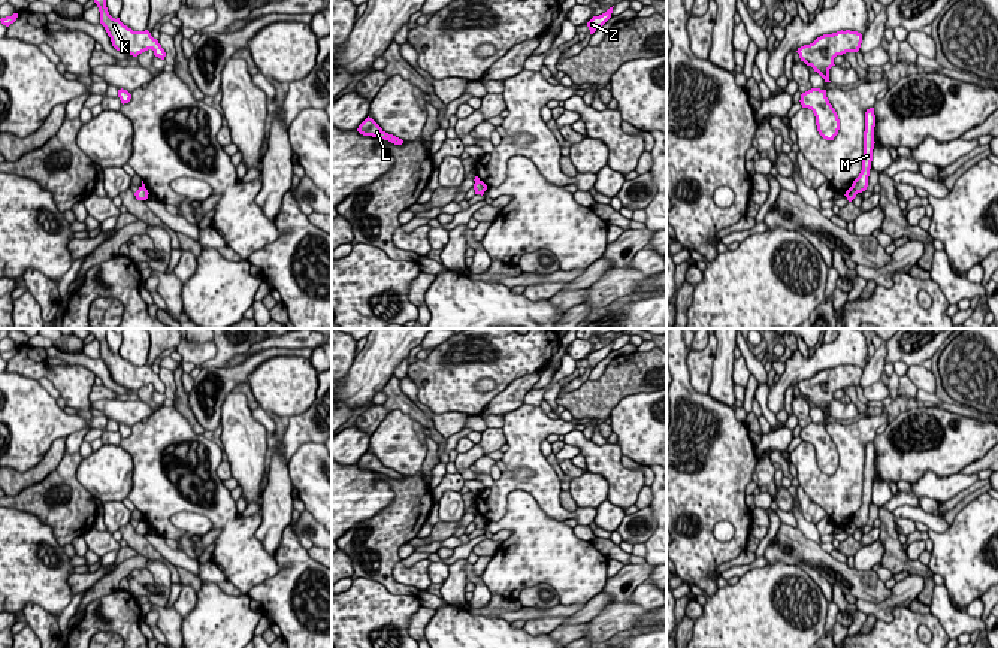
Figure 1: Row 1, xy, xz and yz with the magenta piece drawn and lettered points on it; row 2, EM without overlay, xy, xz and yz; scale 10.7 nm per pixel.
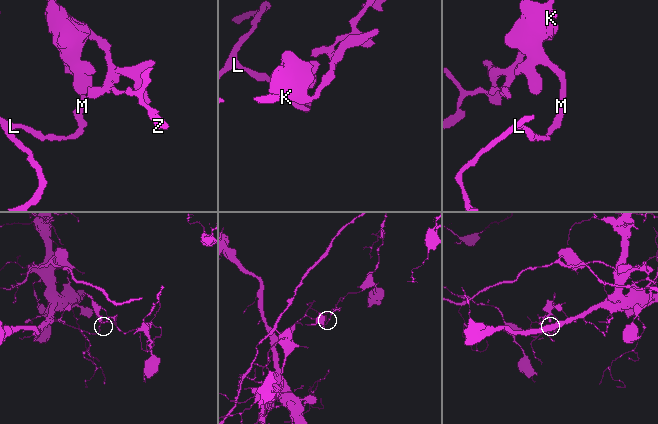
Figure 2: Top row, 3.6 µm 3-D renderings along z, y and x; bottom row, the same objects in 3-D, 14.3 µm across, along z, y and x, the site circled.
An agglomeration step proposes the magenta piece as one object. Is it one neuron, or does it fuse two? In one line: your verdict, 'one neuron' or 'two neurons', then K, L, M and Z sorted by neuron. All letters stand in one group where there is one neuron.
two neurons; groups K M Z / L

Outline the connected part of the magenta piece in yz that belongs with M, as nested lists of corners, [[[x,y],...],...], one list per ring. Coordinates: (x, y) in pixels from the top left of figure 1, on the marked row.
[[[870,108],[865,112],[862,170],[852,184],[856,193],[862,193],[868,187],[868,176],[870,176],[870,169],[871,169],[871,161],[873,161],[873,149],[875,143],[874,142],[874,127],[875,127],[874,108]]]

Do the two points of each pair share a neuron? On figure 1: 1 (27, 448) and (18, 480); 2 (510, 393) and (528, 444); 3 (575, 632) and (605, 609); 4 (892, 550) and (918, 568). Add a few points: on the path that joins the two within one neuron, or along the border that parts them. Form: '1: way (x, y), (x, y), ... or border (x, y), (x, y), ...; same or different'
1: border (48, 450), (33, 466), (21, 472), (15, 471); different
2: border (523, 402), (504, 415); different
3: way (583, 629), (598, 617); same
4: way (898, 556), (912, 568); same

